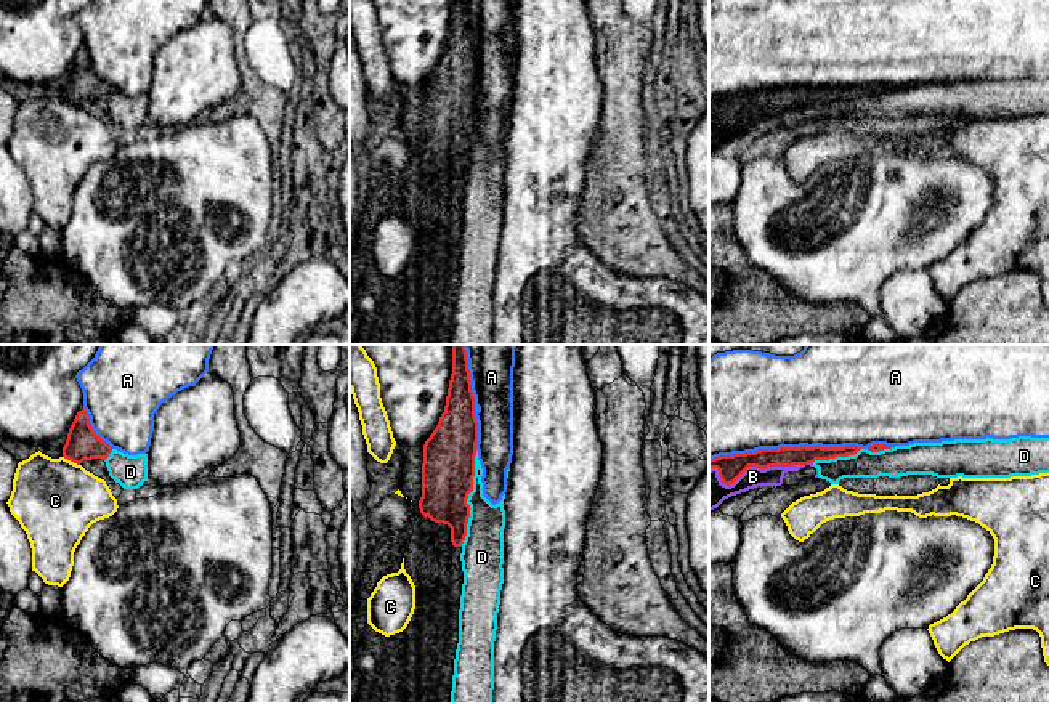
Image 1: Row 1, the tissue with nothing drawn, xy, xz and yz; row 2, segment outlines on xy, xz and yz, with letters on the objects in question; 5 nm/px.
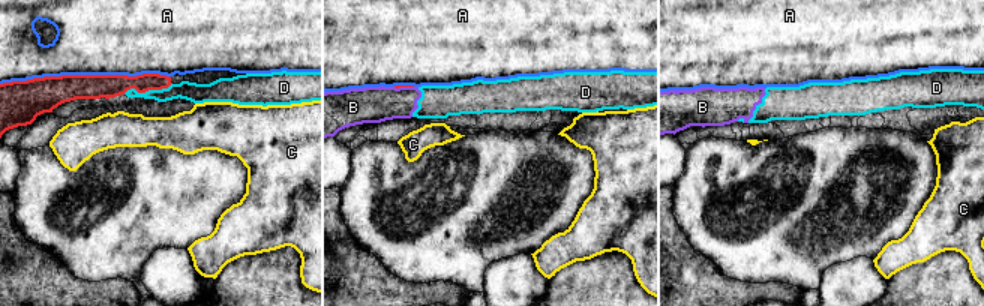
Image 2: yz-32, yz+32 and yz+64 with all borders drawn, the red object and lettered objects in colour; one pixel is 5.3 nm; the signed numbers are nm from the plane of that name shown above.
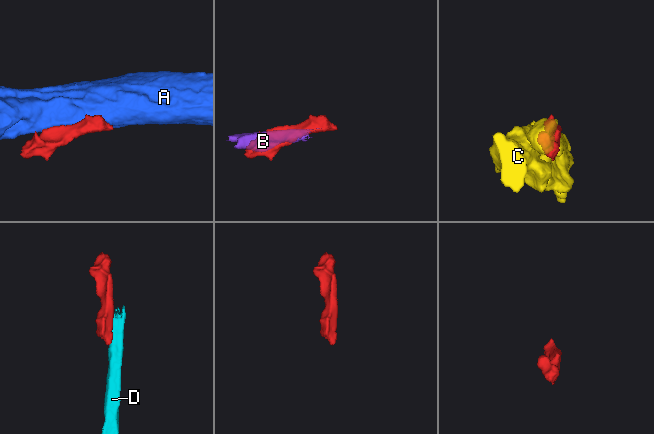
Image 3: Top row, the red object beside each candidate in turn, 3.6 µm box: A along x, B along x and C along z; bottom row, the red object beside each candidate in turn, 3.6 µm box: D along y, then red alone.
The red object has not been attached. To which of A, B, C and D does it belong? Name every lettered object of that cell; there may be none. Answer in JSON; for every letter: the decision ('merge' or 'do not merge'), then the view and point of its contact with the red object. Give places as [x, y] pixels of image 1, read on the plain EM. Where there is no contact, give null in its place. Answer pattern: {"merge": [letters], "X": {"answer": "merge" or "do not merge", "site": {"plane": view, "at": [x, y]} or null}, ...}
{"merge": [], "A": {"answer": "do not merge", "site": {"plane": "yz", "at": [785, 89]}}, "B": {"answer": "do not merge", "site": {"plane": "yz", "at": [753, 106]}}, "C": {"answer": "do not merge", "site": {"plane": "xy", "at": [71, 101]}}, "D": {"answer": "do not merge", "site": {"plane": "xz", "at": [467, 138]}}}

